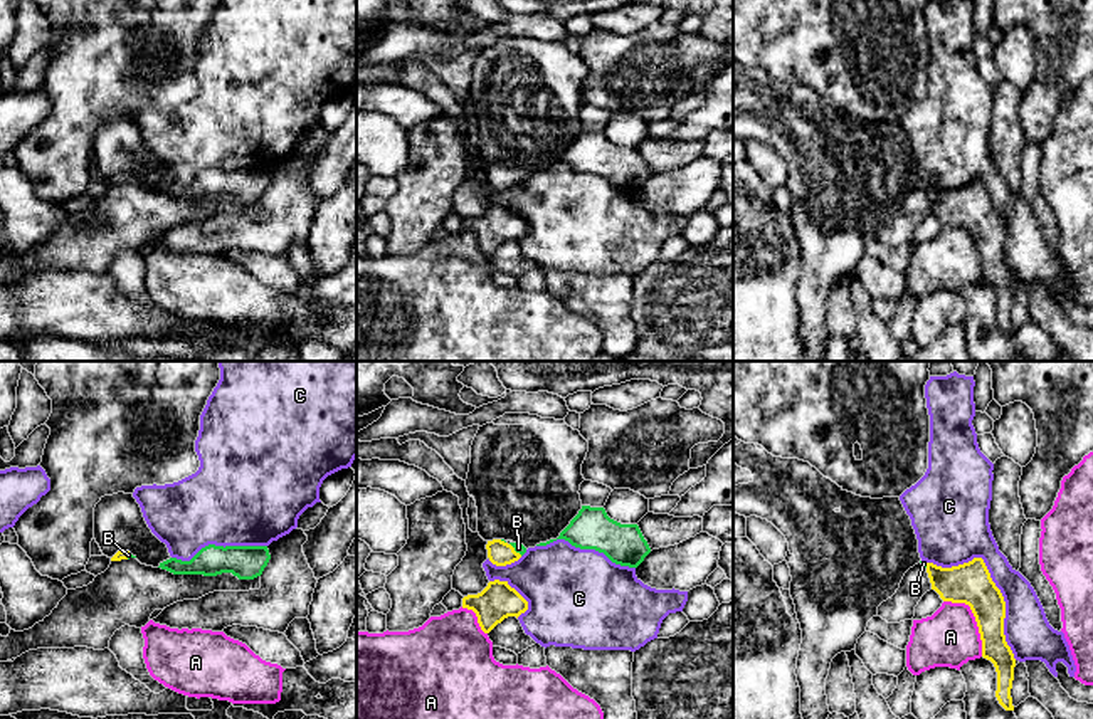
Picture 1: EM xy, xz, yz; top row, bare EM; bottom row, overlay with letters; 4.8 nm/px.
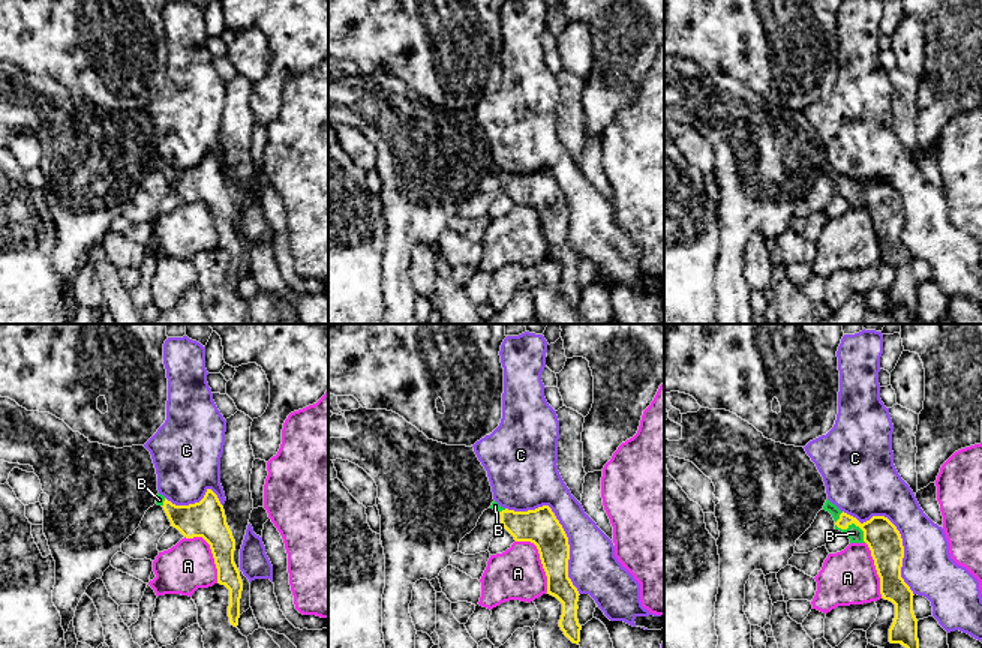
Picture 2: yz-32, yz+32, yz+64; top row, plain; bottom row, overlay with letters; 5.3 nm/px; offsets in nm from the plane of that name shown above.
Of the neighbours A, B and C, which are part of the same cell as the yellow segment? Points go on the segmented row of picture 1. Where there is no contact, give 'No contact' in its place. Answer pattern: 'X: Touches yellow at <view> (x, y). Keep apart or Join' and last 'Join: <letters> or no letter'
A: Touches yellow at yz (976, 619). Keep apart
B: Touches yellow at xz (513, 550). Join
C: Touches yellow at yz (992, 582). Keep apart
Join: B

